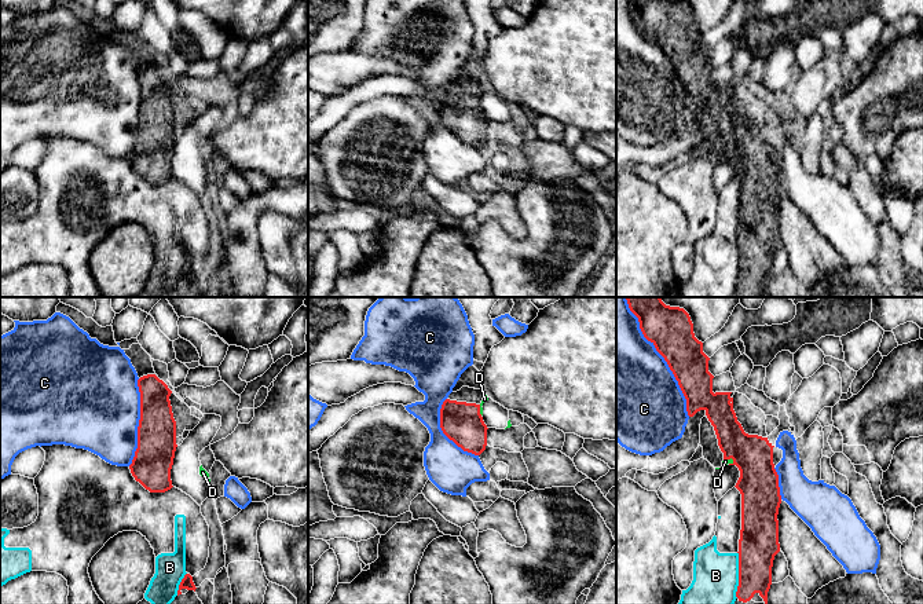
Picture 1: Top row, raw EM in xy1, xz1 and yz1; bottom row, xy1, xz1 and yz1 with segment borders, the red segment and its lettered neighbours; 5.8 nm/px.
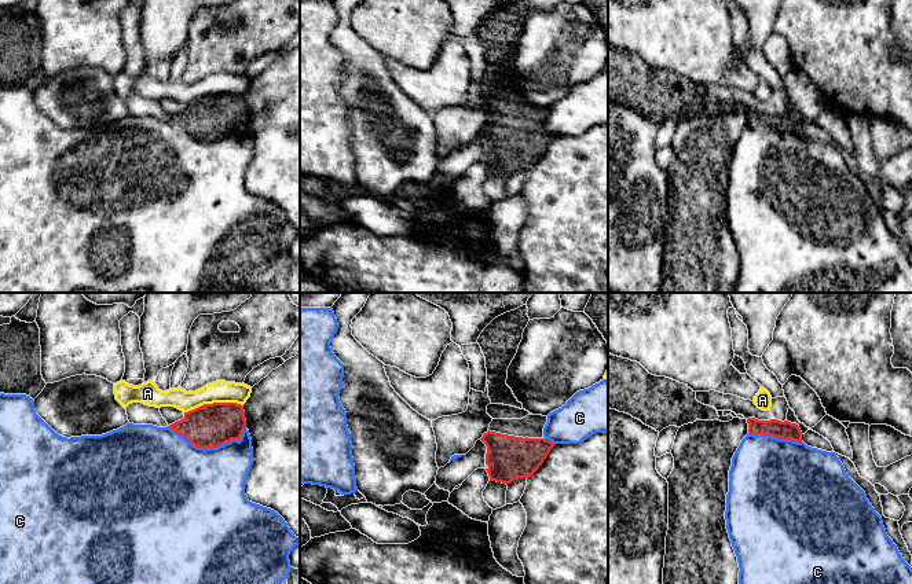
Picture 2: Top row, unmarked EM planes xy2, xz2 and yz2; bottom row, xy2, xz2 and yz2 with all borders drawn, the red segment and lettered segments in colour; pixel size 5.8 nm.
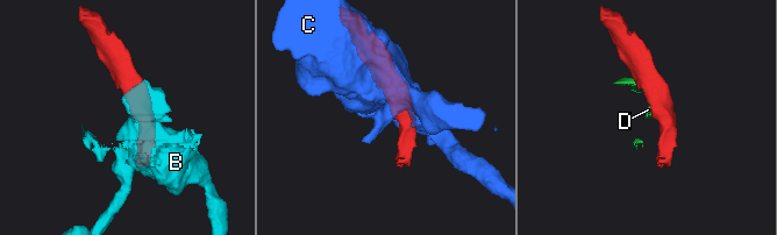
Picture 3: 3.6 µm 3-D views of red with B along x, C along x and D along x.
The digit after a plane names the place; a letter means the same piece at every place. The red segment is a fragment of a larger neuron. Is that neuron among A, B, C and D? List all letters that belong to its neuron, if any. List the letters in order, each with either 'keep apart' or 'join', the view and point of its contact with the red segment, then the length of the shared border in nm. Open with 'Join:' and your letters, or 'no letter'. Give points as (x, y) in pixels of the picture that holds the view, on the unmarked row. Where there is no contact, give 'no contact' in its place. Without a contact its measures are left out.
Join: no letter
A: keep apart; meets red in xy2 at (213, 95); contact 340 nm long
B: keep apart; meets red in yz1 at (739, 267); contact 280 nm long
C: keep apart; meets red in yz1 at (666, 52); contact 700 nm long
D: keep apart; meets red in yz1 at (729, 150); contact 70 nm long

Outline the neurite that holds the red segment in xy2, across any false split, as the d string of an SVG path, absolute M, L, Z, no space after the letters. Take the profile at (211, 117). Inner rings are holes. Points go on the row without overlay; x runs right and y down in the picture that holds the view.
M237 95L204 96L184 104L184 110L169 120L198 140L217 140L241 132L246 120L243 98Z

